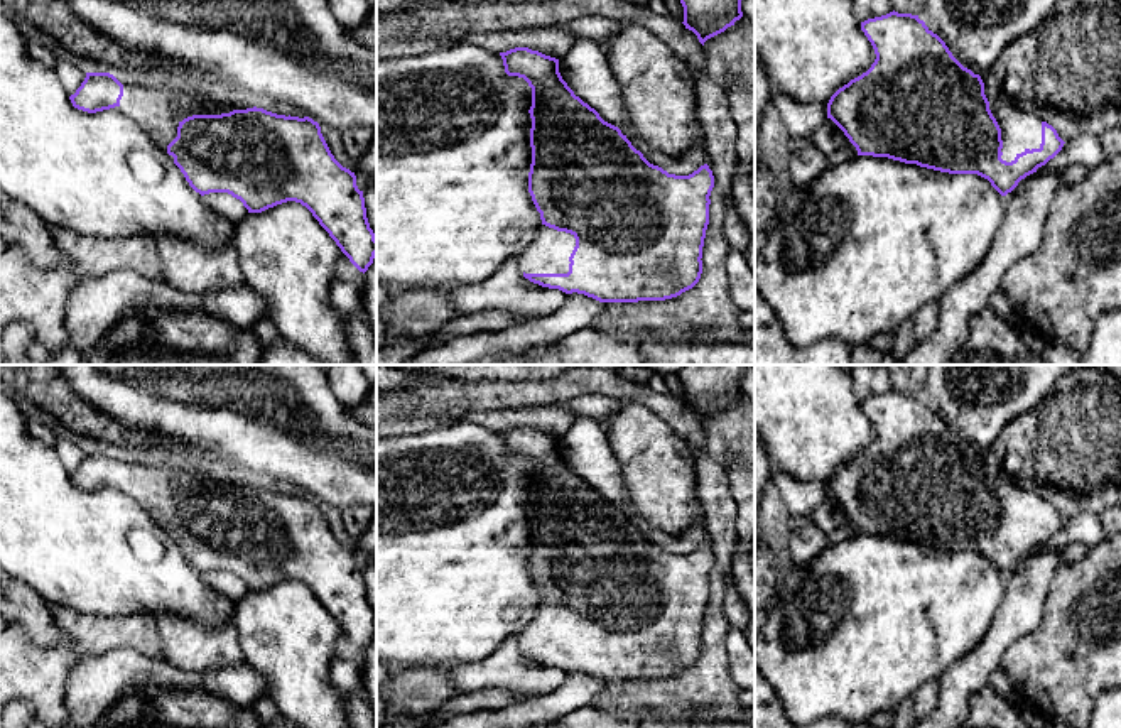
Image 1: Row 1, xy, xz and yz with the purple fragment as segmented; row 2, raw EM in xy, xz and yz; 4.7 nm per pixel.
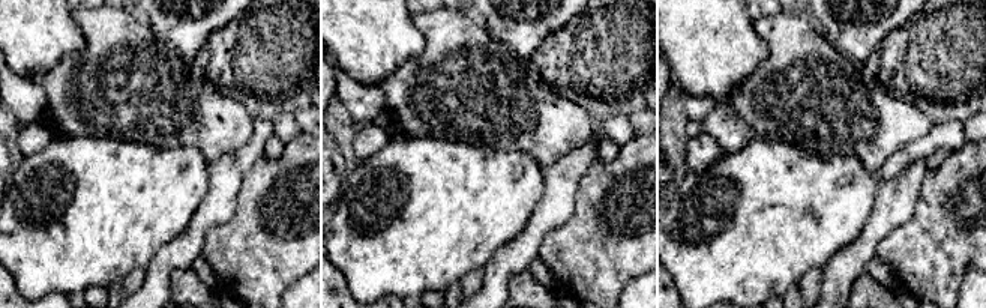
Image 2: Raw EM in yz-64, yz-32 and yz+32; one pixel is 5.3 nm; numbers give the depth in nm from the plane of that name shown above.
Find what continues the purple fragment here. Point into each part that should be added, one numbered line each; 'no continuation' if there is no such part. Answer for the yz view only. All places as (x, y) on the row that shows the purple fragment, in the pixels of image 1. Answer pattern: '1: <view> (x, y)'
1: yz (1020, 129)

